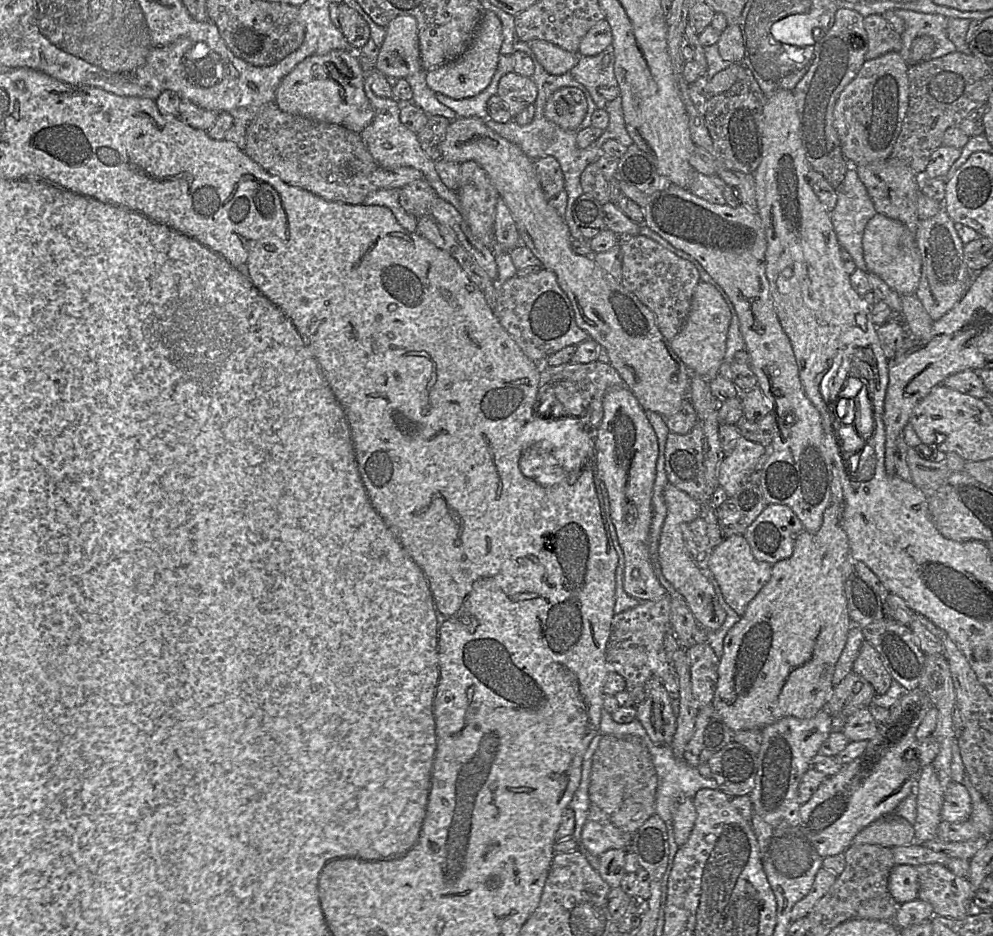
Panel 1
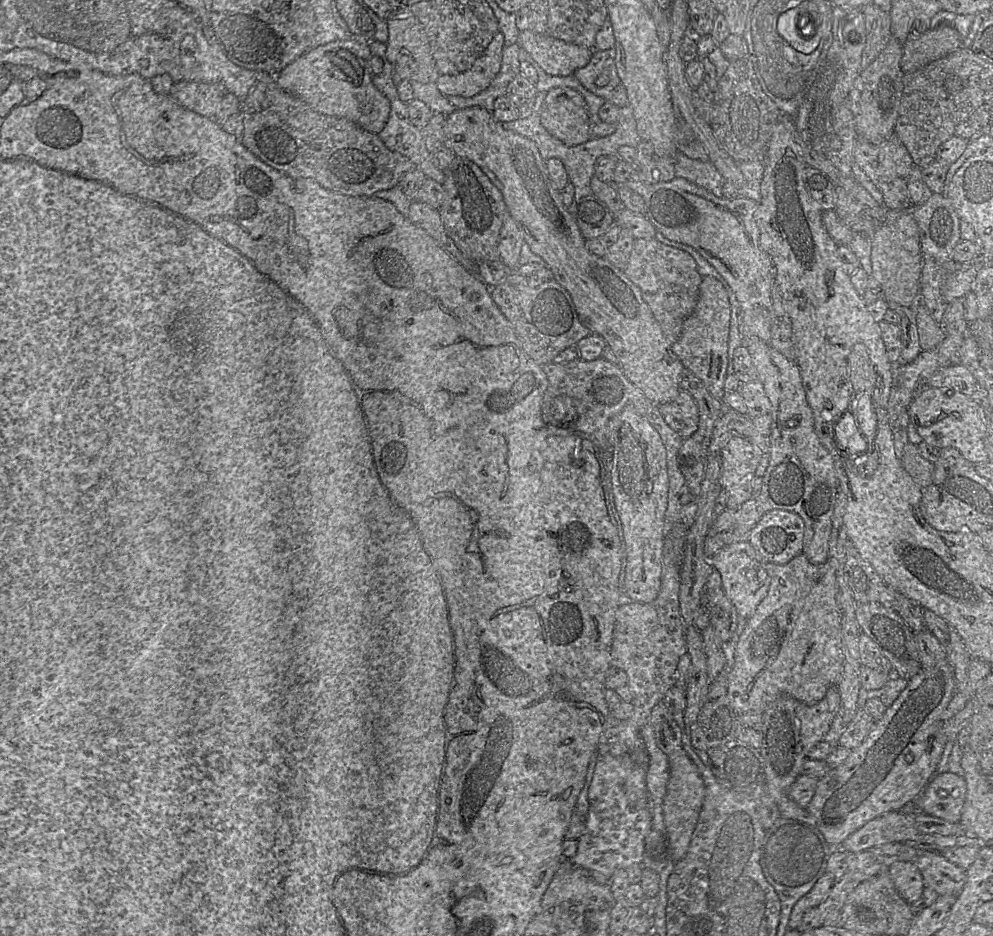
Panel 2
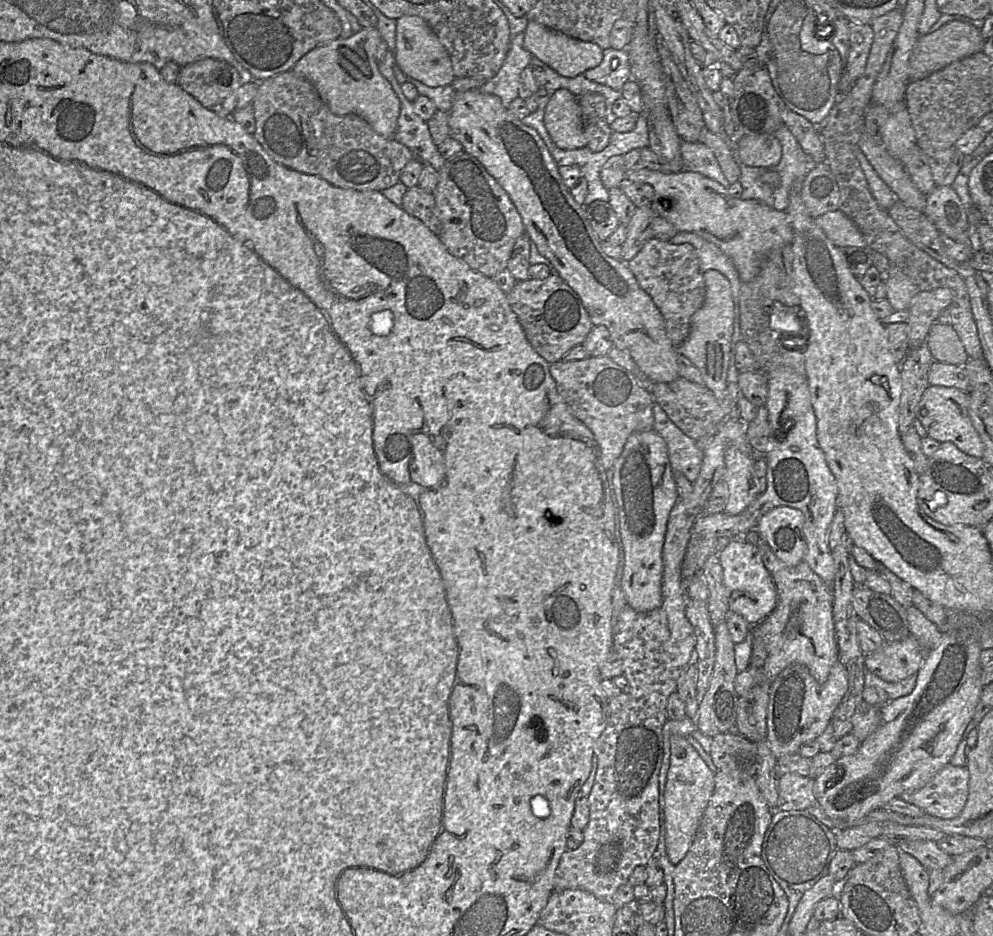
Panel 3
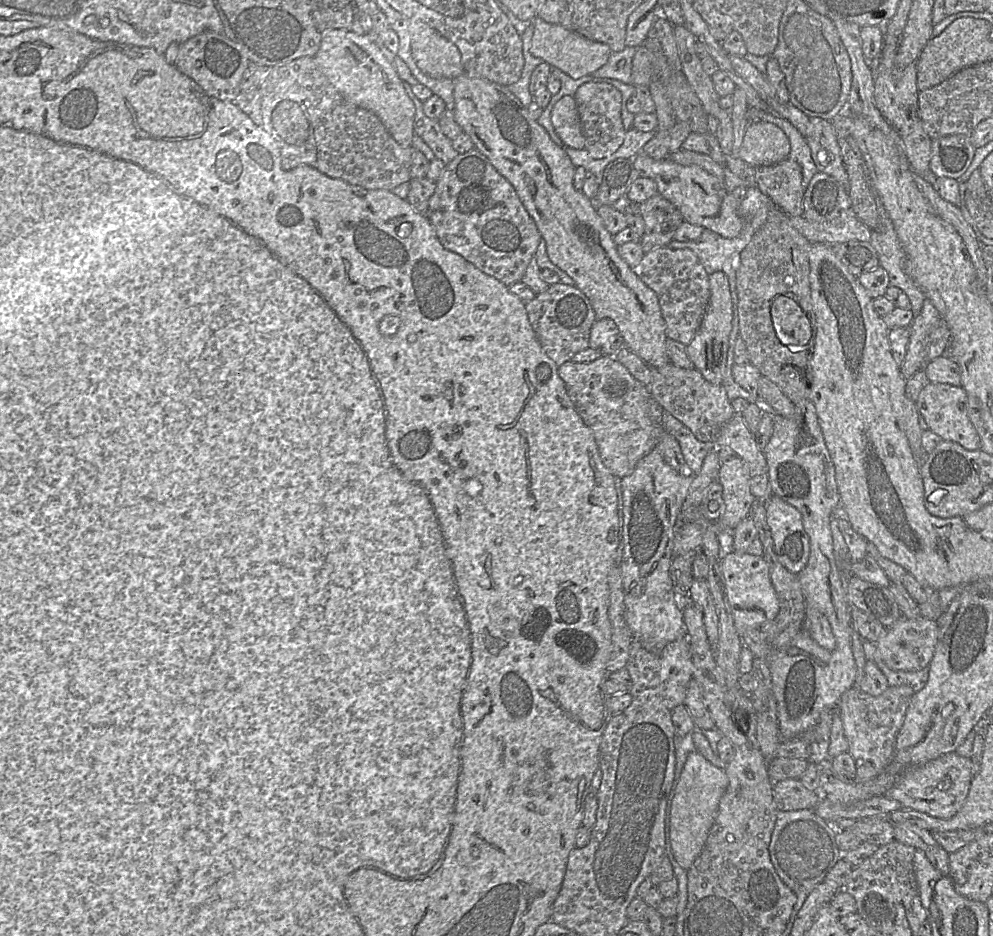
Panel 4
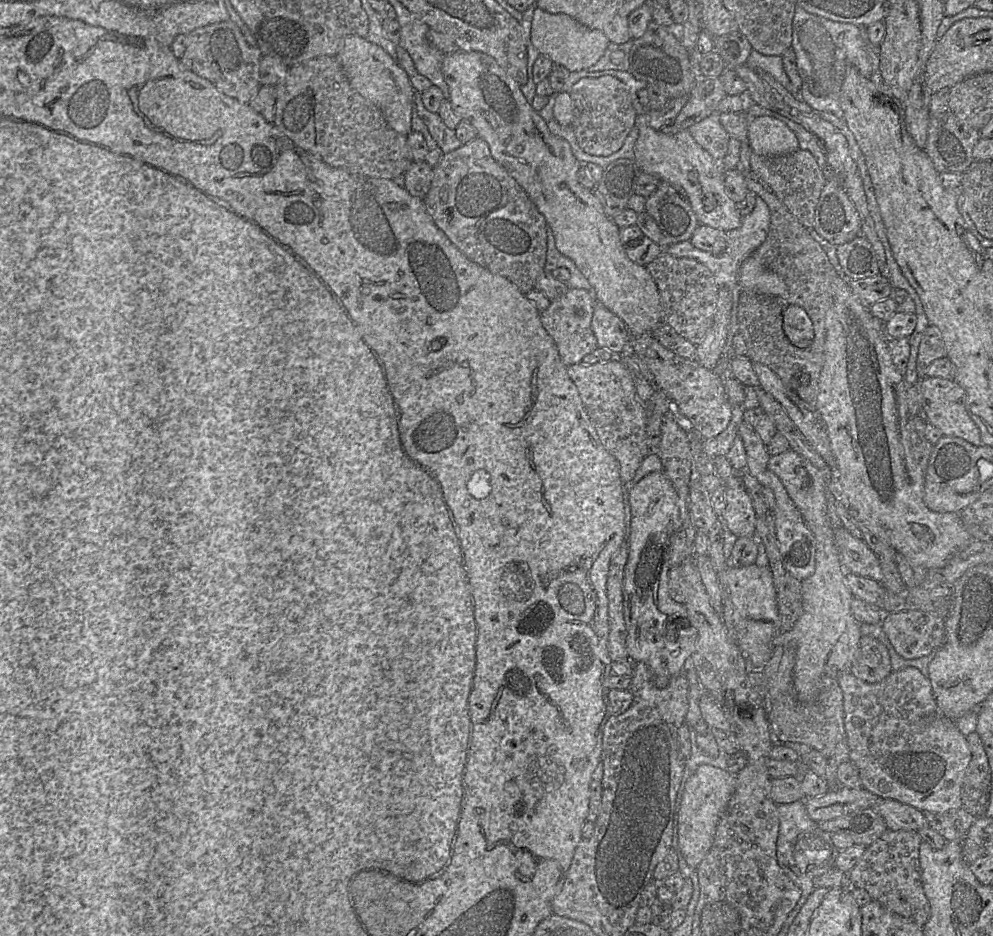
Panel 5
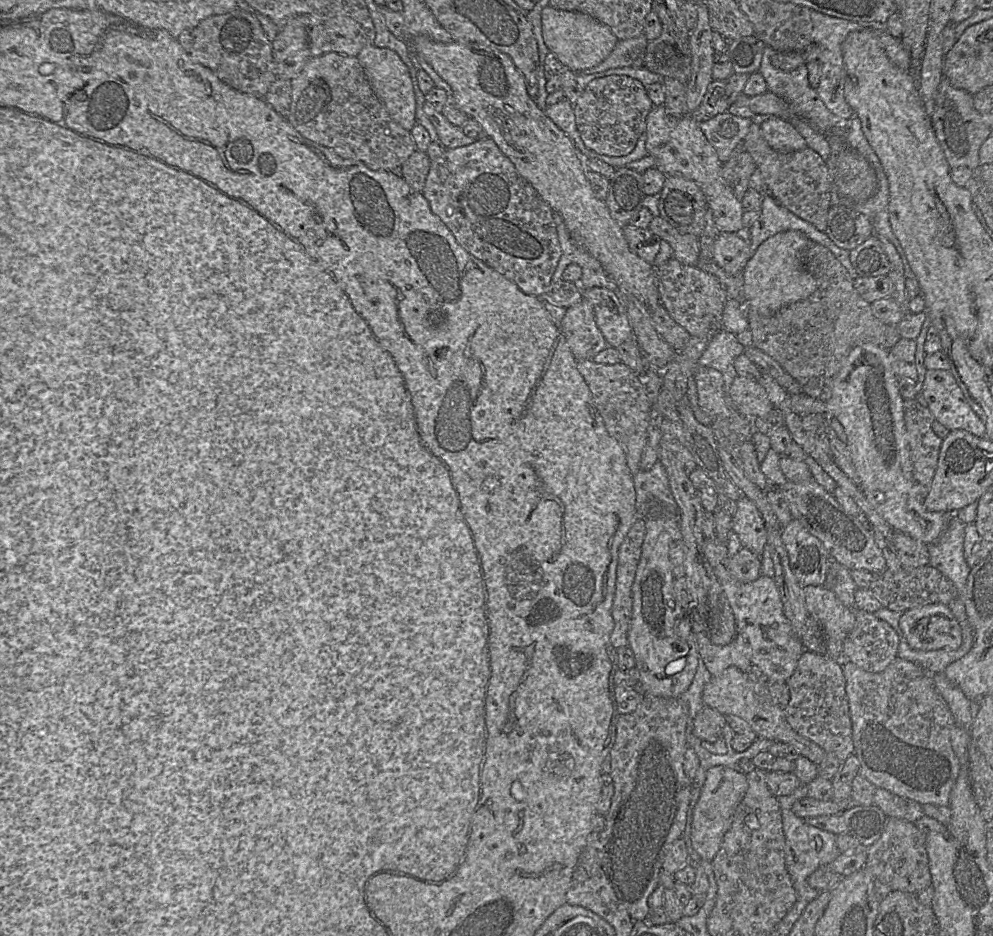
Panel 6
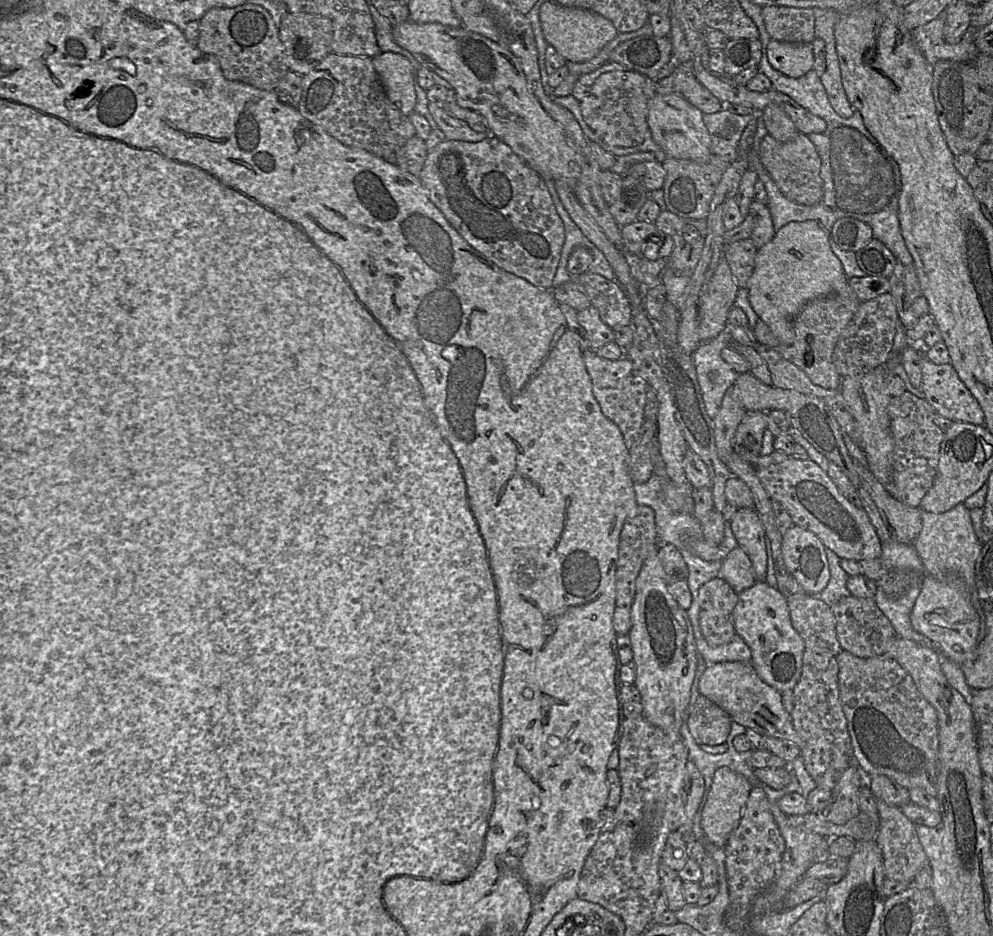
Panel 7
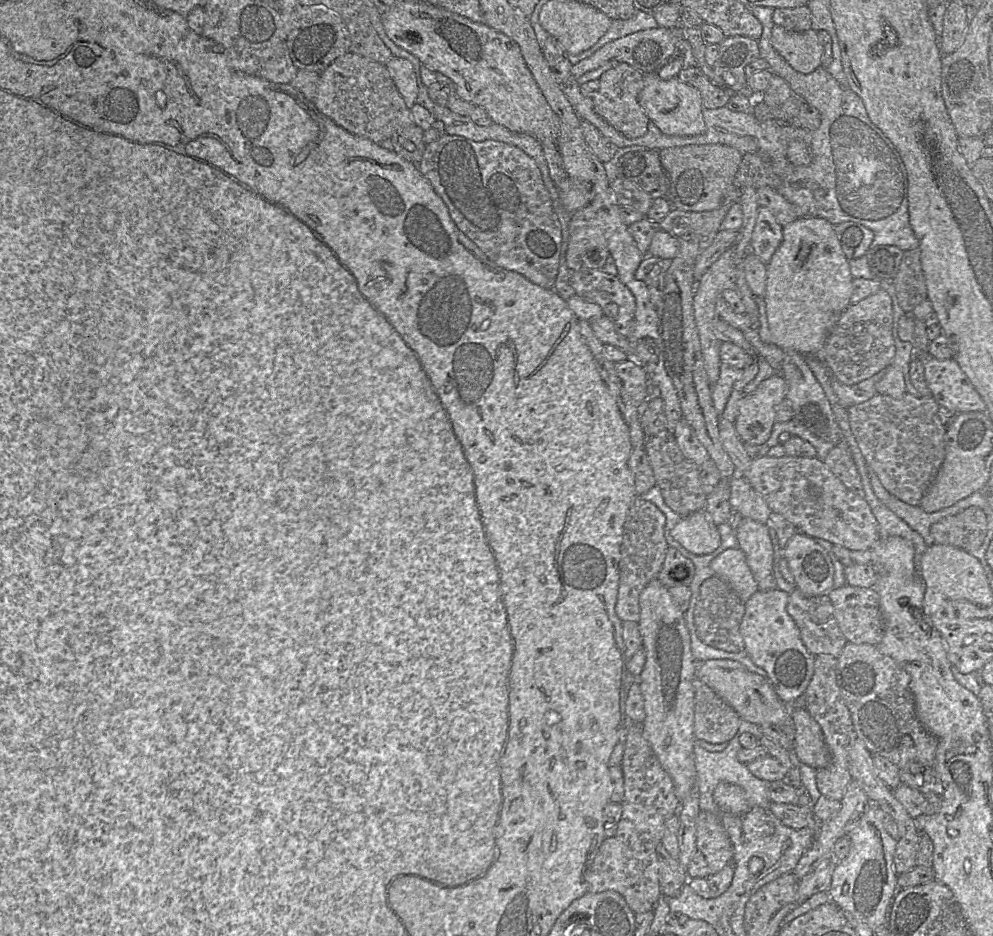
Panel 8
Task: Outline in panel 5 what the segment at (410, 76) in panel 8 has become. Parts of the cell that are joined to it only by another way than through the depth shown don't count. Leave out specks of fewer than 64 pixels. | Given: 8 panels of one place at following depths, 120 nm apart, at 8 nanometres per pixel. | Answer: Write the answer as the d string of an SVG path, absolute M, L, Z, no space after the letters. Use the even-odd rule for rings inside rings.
M355 35L343 39L343 47L336 57L350 86L381 111L386 123L394 131L407 136L412 131L411 116L415 90L404 69L383 48Z

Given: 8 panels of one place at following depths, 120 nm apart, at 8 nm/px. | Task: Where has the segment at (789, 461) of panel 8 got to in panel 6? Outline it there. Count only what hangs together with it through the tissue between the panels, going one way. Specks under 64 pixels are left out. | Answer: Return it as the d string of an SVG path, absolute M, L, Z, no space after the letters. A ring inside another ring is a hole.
M811 478L803 482L791 482L778 486L784 496L791 515L812 535L816 536L828 552L828 557L848 570L863 569L873 574L881 574L886 569L882 551L876 544L872 528L844 510L833 493L827 492Z

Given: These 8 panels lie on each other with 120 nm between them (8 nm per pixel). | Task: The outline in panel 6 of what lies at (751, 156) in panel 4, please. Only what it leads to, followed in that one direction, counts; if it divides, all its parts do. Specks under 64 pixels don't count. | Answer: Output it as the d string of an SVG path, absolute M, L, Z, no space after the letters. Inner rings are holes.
M777 116L764 120L760 126L761 134L775 151L788 153L806 148L805 139L793 124Z

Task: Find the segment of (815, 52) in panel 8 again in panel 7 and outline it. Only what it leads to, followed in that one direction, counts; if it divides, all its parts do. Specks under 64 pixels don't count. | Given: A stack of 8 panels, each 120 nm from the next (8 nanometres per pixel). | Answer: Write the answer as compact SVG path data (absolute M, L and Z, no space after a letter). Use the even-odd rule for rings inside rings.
M771 39L767 52L772 67L792 78L799 78L813 69L814 54L811 43Z

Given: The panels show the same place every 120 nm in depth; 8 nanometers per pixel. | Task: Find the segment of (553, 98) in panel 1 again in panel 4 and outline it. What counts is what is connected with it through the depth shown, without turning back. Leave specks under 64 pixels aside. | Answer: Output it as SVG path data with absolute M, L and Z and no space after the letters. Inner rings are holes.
M570 93L561 95L552 106L549 116L555 133L564 145L585 147L576 105Z

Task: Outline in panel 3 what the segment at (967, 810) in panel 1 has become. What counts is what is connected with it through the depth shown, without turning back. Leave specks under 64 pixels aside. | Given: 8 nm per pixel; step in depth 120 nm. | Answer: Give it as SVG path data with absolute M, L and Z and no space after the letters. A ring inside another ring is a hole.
M945 765L925 786L899 796L924 813L954 819L963 810L969 793L969 771L966 766Z

